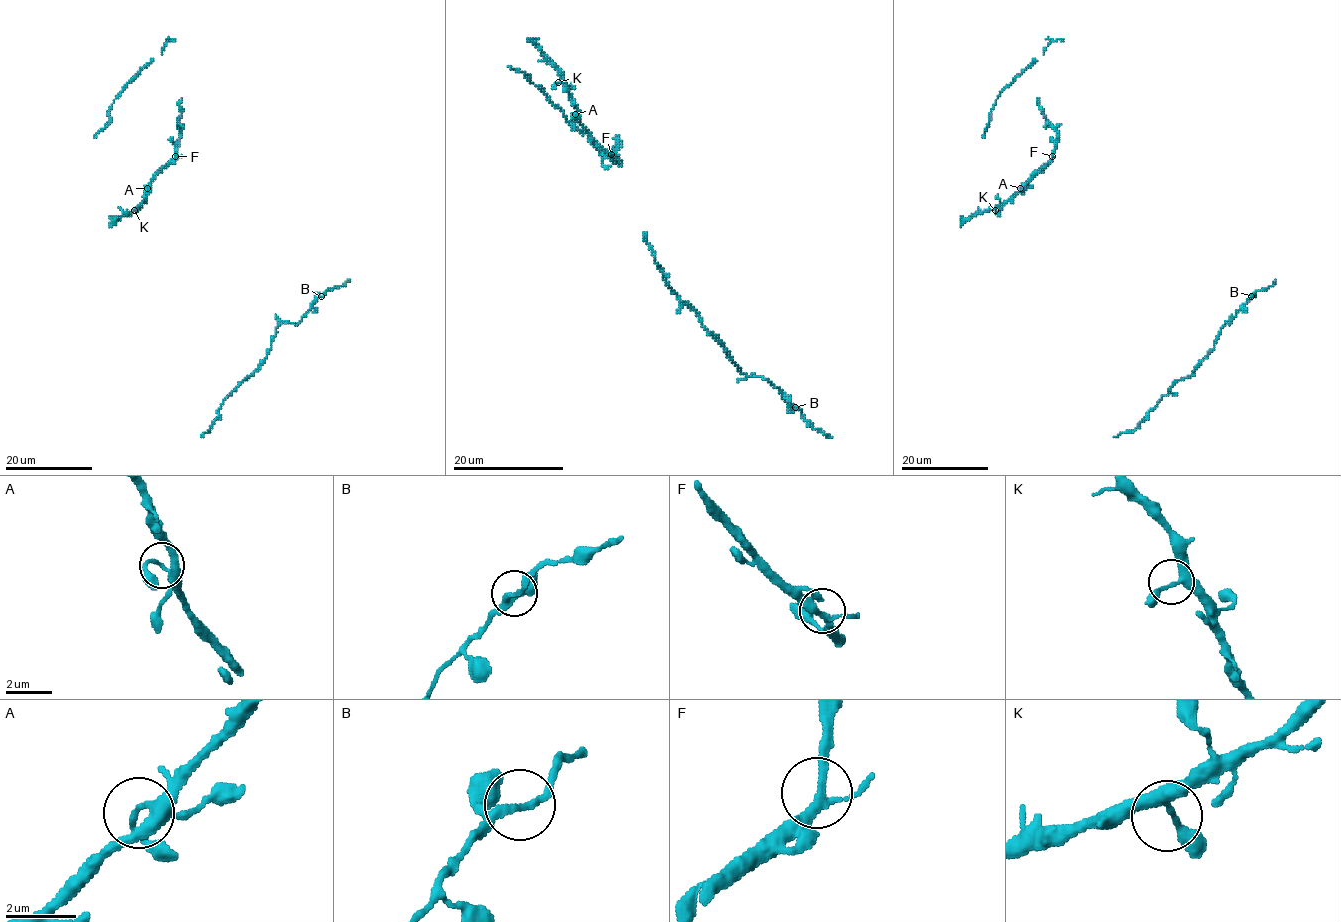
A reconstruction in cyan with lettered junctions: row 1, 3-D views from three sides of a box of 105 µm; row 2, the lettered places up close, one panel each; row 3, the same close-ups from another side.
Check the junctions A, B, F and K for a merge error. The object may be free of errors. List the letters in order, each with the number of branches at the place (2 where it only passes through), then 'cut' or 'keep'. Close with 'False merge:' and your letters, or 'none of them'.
A: branches 3; keep
B: branches 3; keep
F: branches 3; keep
K: branches 3; keep
False merge: none of them

